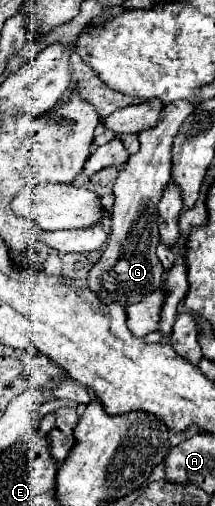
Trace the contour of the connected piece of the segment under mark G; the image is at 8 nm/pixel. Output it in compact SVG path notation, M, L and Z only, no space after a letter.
M190 101L168 103L154 127L140 131L140 151L130 155L128 163L114 181L114 207L112 207L112 231L104 255L94 263L88 273L88 287L104 301L118 301L128 307L142 301L148 293L162 285L162 263L156 257L158 245L158 201L162 199L164 187L170 183L170 155L172 139L178 133L182 121L192 113L194 105Z

